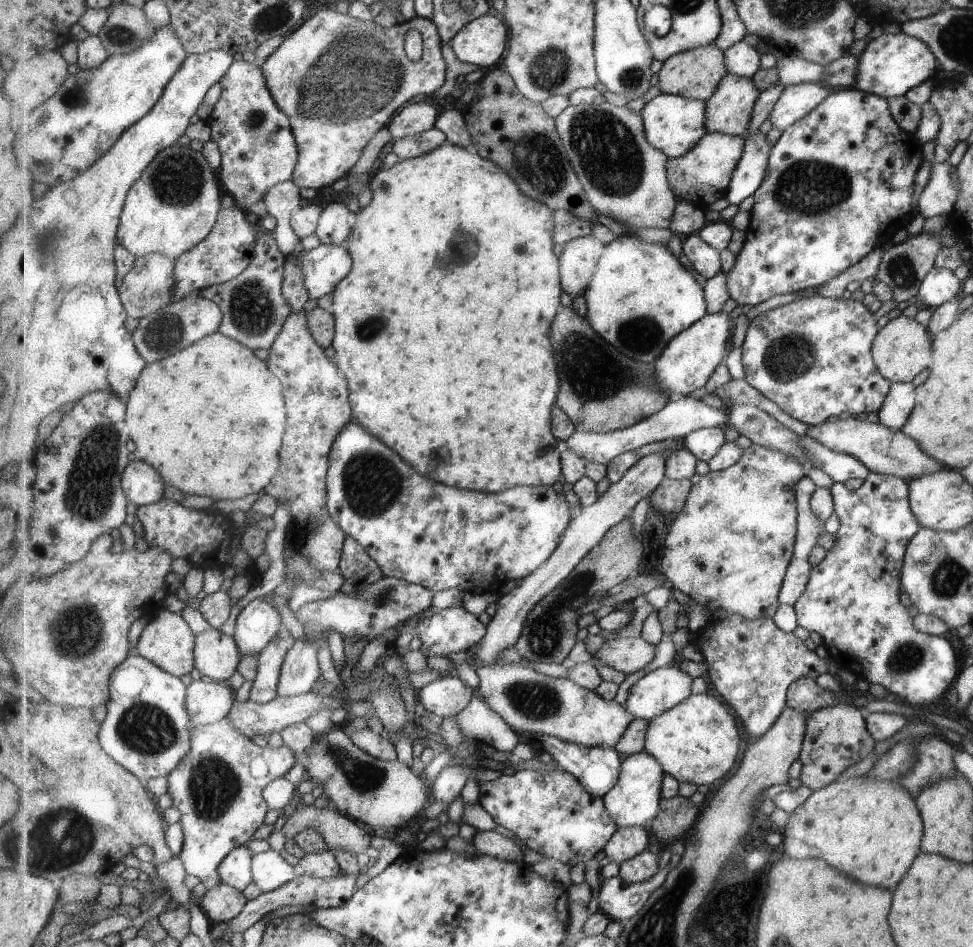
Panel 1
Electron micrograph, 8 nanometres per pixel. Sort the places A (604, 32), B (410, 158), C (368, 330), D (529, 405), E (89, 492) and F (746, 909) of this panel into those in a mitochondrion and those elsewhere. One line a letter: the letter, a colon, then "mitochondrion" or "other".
A: other
B: other
C: mitochondrion
D: other
E: mitochondrion
F: other

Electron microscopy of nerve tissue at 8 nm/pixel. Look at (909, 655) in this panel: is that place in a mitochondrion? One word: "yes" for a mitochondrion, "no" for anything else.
yes

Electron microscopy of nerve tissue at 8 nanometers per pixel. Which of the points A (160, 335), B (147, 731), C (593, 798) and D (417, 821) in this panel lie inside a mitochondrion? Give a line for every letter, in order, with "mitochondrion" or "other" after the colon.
A: mitochondrion
B: mitochondrion
C: other
D: other

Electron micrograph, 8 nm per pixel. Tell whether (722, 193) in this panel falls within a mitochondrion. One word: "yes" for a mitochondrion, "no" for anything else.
no

